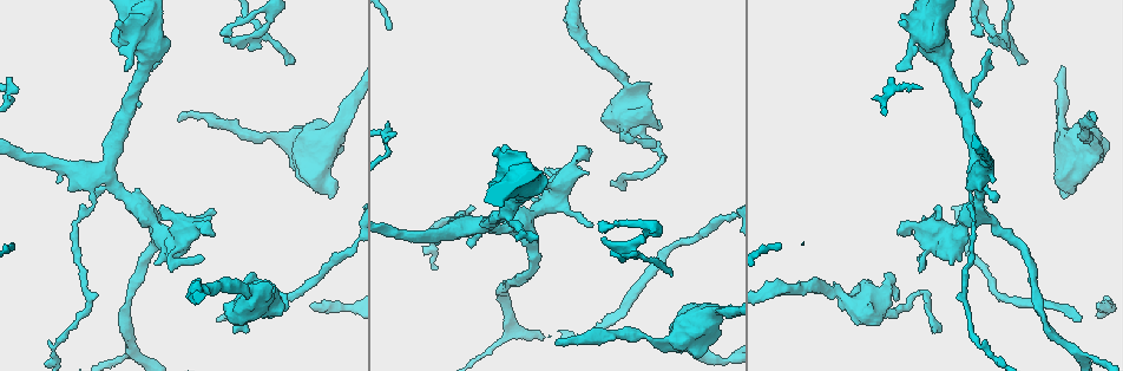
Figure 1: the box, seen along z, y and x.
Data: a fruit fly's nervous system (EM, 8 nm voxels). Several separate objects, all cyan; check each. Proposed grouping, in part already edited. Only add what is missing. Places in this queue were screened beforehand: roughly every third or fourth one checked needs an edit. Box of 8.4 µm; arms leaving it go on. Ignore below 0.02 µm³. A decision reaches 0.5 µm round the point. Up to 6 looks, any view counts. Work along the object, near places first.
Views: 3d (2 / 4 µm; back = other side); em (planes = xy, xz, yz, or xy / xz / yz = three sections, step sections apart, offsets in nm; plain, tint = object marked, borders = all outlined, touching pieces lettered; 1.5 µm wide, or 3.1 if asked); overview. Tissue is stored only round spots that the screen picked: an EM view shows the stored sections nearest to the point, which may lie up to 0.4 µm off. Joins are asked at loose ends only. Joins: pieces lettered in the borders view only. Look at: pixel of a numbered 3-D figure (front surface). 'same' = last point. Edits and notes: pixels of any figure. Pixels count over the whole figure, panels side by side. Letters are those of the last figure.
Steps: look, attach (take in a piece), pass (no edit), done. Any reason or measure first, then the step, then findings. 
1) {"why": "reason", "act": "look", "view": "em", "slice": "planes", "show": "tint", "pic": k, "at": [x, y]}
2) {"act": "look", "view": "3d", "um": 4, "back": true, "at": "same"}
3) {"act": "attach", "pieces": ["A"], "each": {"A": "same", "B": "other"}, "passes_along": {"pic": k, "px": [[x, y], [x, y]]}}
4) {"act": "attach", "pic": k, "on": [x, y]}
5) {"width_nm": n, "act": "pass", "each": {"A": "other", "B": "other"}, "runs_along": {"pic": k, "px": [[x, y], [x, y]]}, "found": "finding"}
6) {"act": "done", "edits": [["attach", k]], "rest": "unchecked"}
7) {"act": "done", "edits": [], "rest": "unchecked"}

{"why": "end of a long branch", "act": "look", "view": "em", "slice": "planes", "show": "borders", "pic": 1, "at": [1078, 321]}

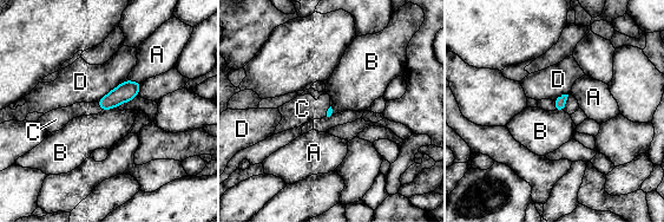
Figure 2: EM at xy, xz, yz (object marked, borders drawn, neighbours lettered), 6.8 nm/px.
{"act": "attach", "pieces": ["C"], "each": {"A": "other", "B": "other", "C": "same", "D": "other"}, "found": "it goes on there"}

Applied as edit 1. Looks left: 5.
{"why": "see it whole again", "act": "look", "view": "overview"}

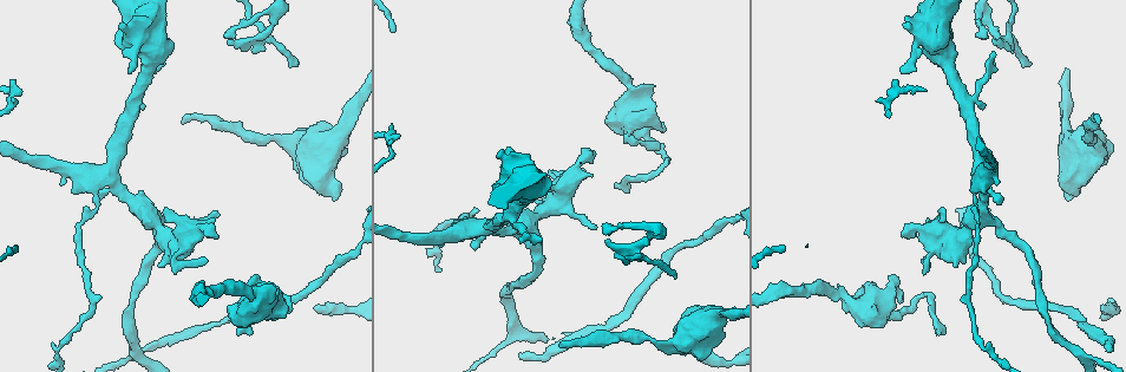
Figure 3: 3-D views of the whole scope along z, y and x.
{"why": "free end", "act": "look", "view": "3d", "um": 2, "pic": 3, "at": [675, 278]}

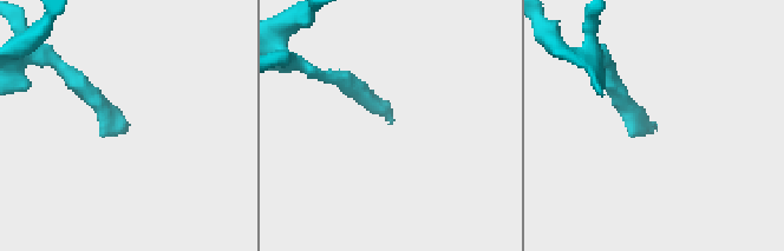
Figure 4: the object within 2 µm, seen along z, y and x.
{"act": "look", "view": "em", "slice": "planes", "show": "borders", "pic": 4, "at": [130, 125]}

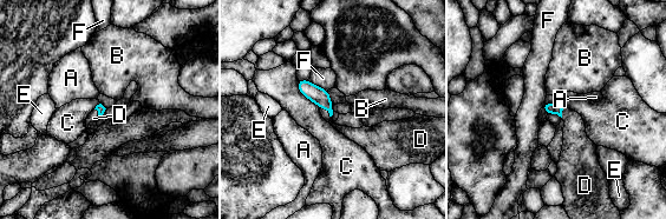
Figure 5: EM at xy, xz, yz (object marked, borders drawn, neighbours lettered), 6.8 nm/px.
{"act": "attach", "pieces": ["D"], "each": {"A": "other", "B": "other", "C": "other", "D": "same", "E": "other", "F": "other"}, "found": "the neuron continues"}

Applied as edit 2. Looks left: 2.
{"why": "end of a long branch", "act": "look", "view": "em", "slice": "planes", "show": "tint", "pic": 3, "at": [183, 121]}

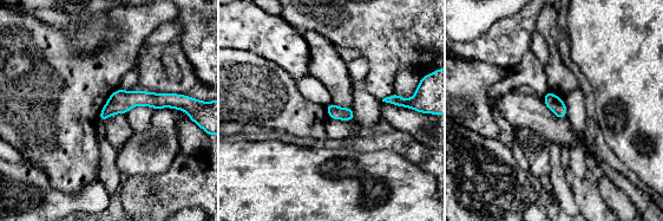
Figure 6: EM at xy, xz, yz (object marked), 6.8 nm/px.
{"act": "look", "view": "em", "slice": "planes", "show": "borders", "at": "same"}

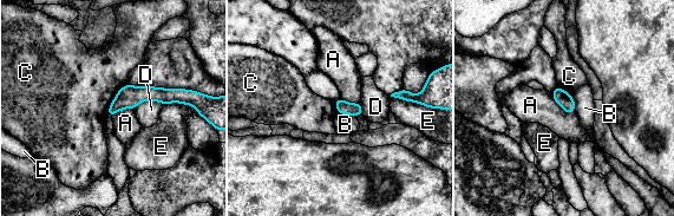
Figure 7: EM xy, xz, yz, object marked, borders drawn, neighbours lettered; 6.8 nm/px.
{"act": "pass", "each": {"A": "other", "B": "other", "C": "other", "D": "other", "E": "other"}, "runs_along": {"pic": 7, "px": [[184, 100], [133, 95], [110, 112]]}, "found": "no lettered piece goes on from it"}

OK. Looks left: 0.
{"act": "done", "edits": [["attach", 2], ["attach", 5]], "rest": "unchecked"}

